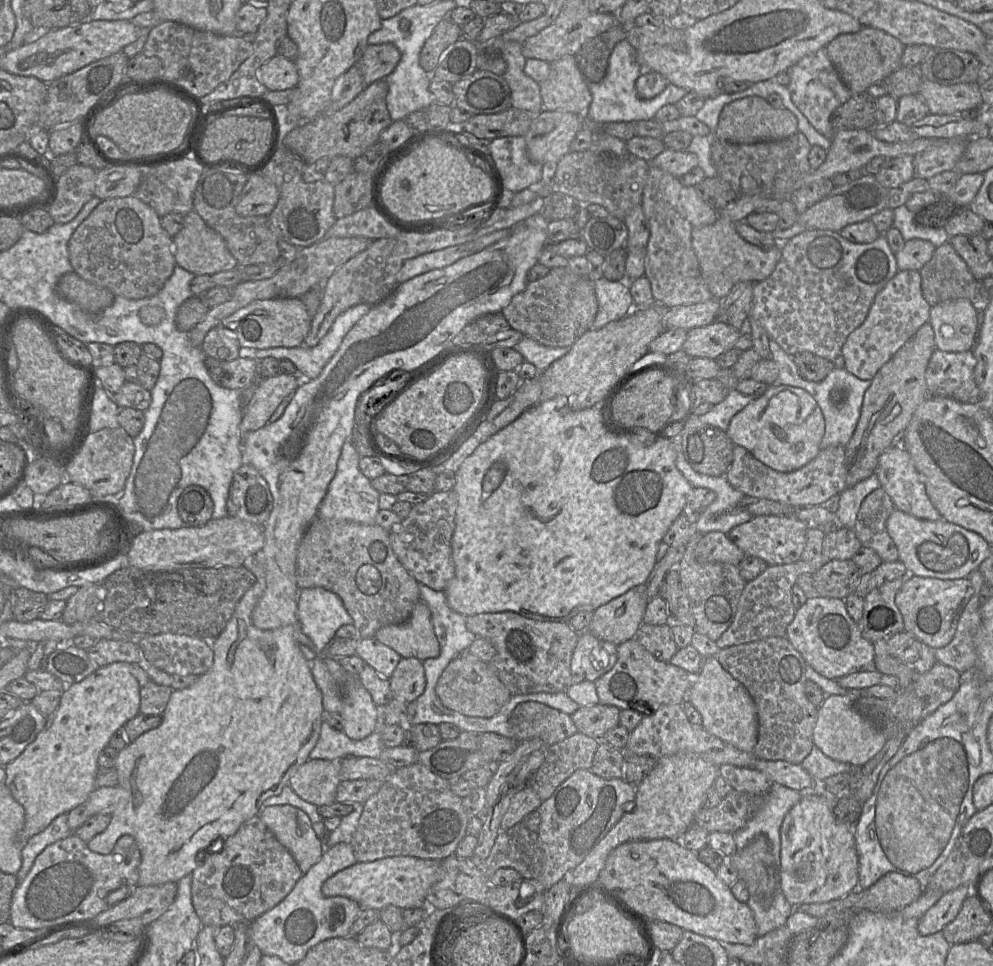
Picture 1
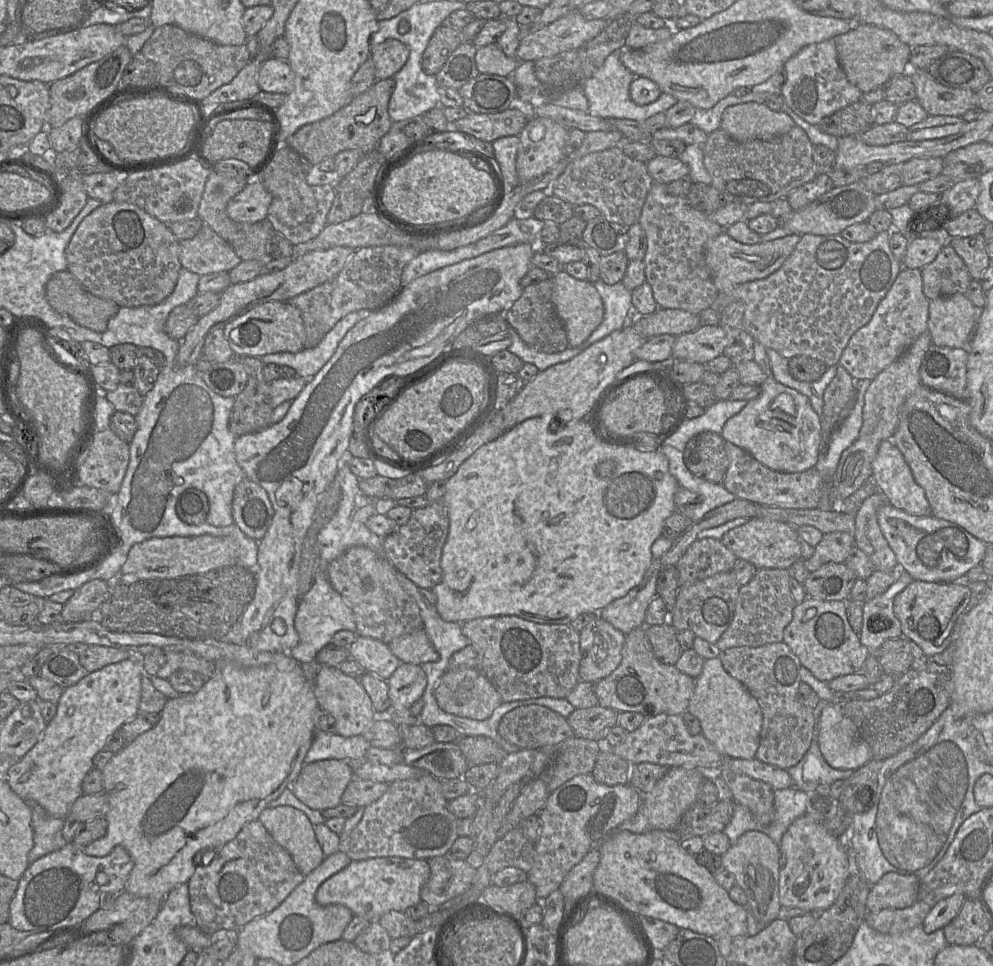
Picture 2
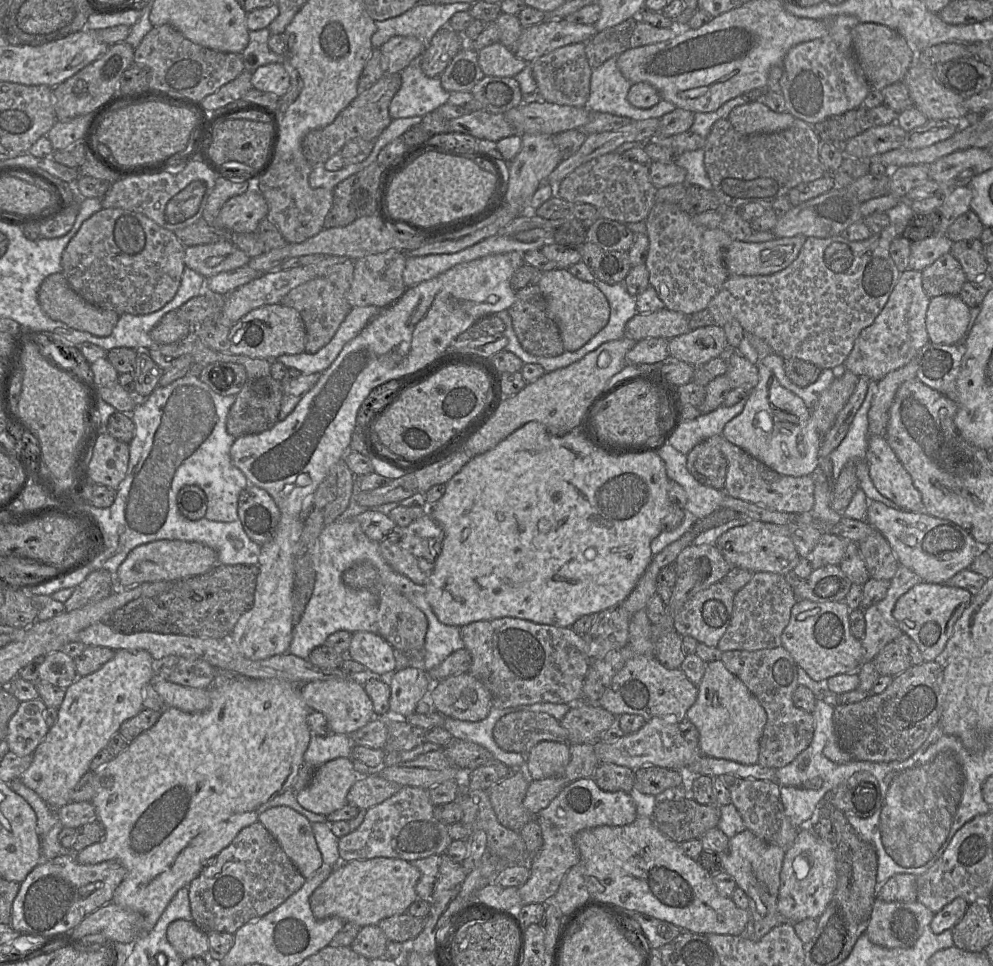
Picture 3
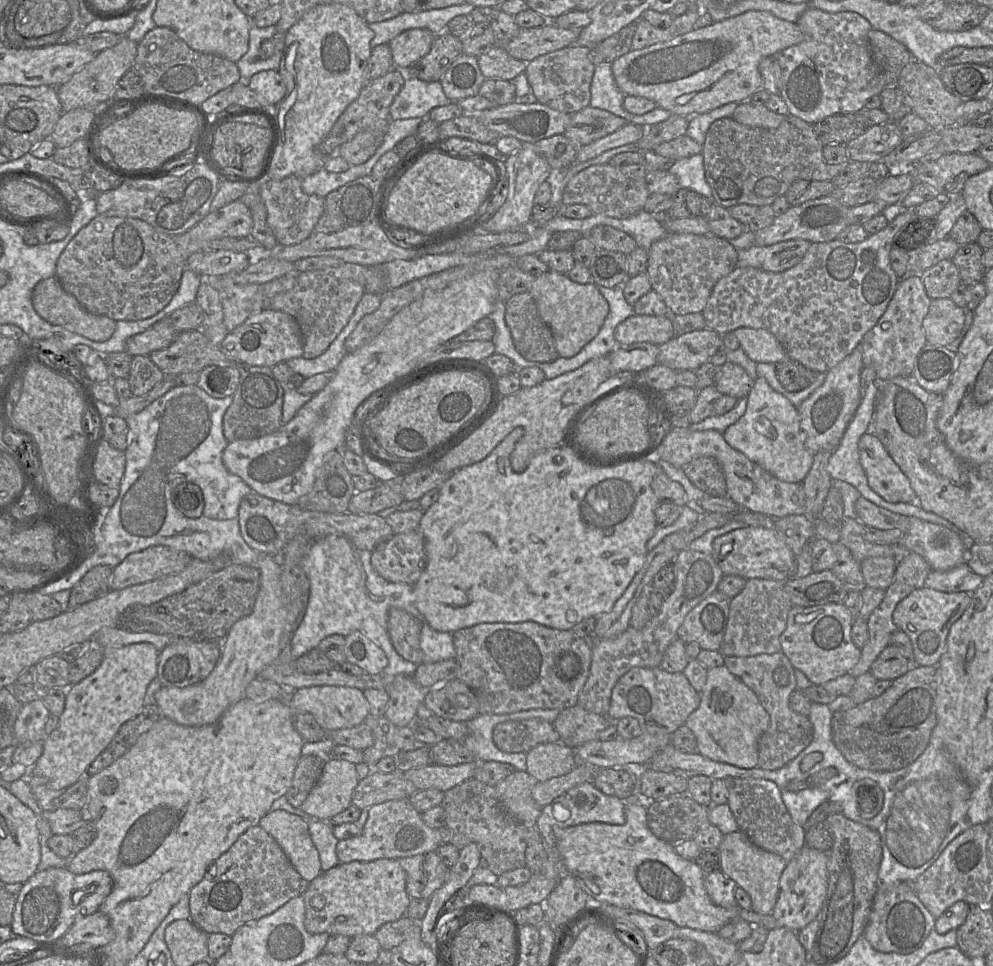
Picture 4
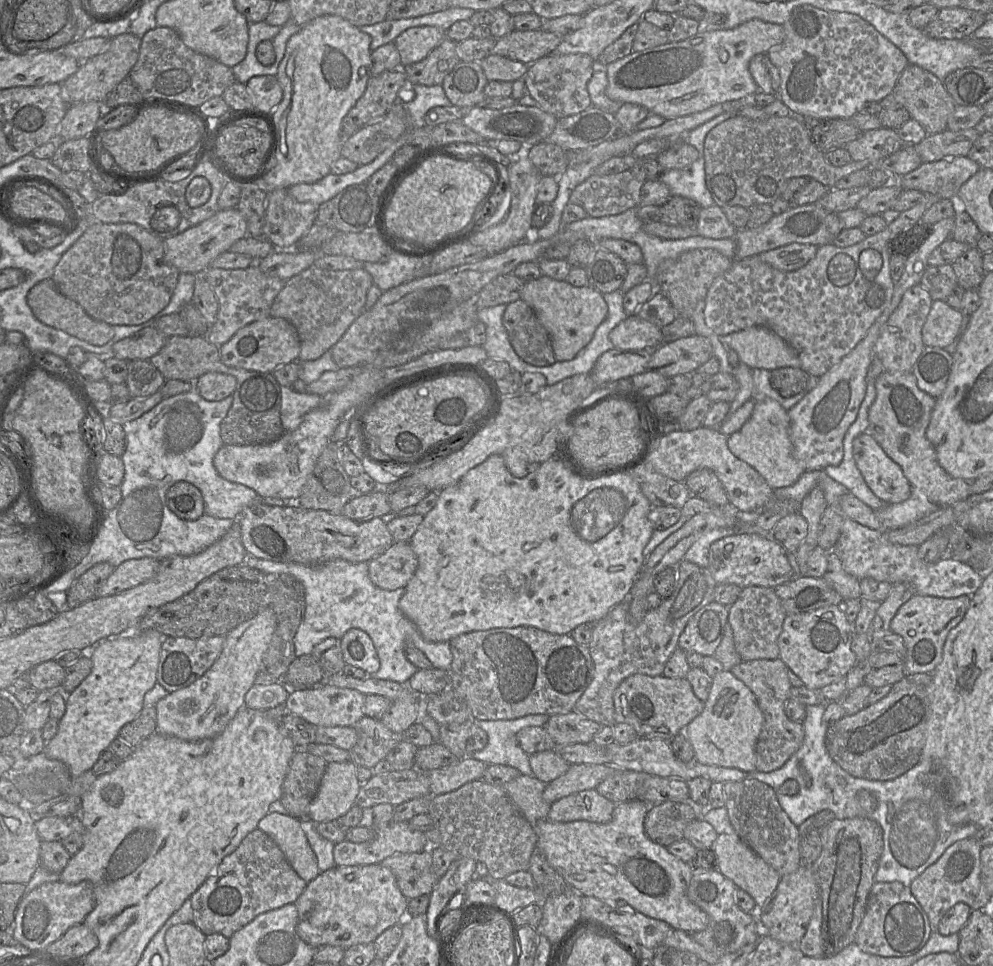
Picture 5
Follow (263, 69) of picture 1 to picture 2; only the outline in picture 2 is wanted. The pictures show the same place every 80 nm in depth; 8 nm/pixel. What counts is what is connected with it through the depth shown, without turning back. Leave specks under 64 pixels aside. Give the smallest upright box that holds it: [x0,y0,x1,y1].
[257,57,294,95]

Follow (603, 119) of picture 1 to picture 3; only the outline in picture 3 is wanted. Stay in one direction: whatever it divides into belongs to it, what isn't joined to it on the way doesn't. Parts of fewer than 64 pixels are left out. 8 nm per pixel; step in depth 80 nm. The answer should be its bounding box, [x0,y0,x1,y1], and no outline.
[585,56,676,121]

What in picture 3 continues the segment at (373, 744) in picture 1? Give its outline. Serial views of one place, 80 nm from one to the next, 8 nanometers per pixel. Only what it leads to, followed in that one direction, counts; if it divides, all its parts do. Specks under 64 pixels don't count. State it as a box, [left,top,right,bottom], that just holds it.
[304,734,355,767]

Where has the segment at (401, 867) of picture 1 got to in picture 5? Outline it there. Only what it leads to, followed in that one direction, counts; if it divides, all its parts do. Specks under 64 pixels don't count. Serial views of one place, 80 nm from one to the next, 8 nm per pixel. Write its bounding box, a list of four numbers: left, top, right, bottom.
[294,864,408,949]

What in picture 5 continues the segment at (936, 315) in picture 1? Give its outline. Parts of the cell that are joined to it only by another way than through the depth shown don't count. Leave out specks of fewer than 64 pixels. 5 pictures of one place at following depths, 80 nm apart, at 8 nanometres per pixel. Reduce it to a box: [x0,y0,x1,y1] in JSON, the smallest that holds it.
[922,300,964,348]

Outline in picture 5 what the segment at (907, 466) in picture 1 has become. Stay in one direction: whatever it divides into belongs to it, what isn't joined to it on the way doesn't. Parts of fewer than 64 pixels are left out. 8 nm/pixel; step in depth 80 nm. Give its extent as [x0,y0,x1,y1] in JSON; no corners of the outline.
[853,433,911,504]

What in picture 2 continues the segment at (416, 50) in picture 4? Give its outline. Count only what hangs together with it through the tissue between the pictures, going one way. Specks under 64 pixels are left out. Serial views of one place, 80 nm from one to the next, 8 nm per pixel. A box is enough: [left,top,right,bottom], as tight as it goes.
[370,39,407,80]

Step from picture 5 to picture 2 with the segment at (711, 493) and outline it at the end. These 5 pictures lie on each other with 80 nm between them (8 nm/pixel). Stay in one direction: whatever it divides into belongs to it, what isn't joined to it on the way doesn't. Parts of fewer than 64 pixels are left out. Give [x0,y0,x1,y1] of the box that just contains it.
[683,431,729,484]

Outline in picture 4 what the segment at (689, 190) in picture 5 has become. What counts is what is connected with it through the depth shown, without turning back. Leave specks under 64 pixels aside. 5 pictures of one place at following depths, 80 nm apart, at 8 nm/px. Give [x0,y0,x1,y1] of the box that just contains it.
[668,153,713,201]

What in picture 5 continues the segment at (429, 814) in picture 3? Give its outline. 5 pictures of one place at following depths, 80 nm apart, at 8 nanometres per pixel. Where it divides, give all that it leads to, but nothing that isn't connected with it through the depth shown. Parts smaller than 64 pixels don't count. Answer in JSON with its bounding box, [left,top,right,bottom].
[334,804,430,866]

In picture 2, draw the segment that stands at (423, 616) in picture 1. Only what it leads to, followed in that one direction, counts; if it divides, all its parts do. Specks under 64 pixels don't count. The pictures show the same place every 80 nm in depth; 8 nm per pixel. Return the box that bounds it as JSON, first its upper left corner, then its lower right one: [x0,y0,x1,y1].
[387,628,439,665]

